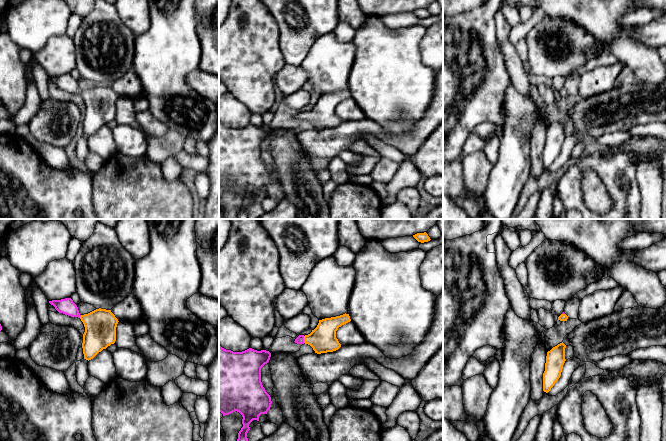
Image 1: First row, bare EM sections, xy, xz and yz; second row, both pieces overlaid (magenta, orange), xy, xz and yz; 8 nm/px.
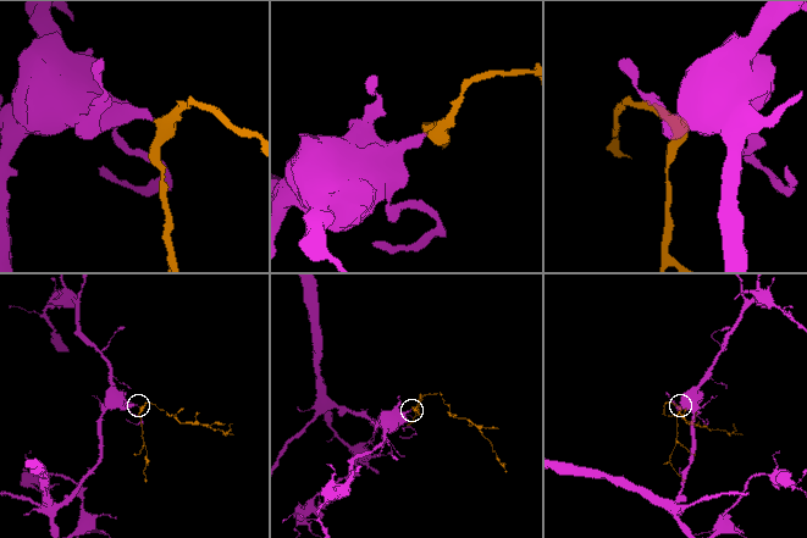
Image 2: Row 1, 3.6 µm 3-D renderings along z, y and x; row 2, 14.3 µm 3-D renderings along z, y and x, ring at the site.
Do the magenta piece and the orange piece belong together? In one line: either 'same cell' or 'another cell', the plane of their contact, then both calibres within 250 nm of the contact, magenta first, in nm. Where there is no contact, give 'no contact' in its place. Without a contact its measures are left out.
same cell | xz | 60/220 nm

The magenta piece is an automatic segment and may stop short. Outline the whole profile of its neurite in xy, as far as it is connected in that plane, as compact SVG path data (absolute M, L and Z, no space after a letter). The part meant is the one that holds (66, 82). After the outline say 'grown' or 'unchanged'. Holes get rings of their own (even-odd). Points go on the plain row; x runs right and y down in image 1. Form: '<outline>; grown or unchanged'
M71 74L49 77L59 89L71 93L78 93L84 100L83 130L84 135L91 136L103 125L116 117L116 103L118 95L106 85L96 85L88 90L81 91L77 81Z; grown

